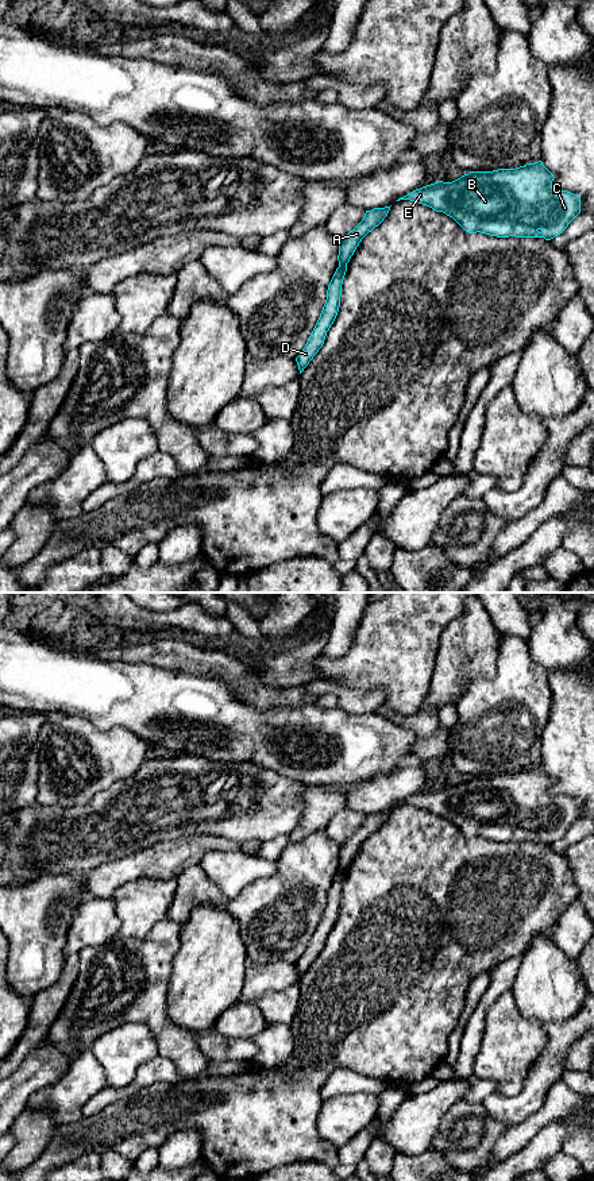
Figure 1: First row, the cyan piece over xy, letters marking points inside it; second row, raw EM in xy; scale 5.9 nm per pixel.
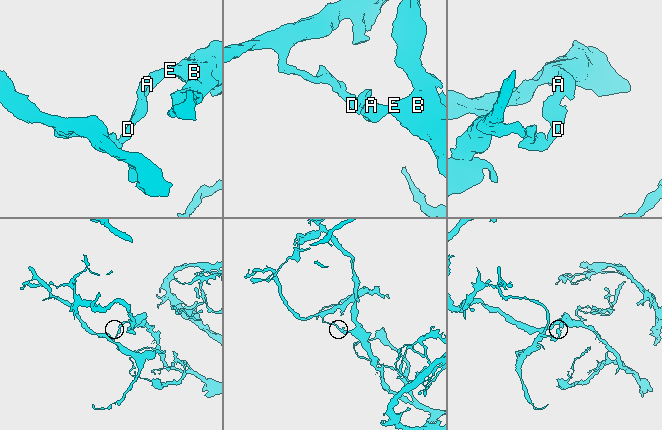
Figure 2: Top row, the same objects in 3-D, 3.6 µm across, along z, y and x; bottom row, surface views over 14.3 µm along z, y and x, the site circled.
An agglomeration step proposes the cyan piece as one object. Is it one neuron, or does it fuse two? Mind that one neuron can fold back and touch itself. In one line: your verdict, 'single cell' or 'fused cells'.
fused cells

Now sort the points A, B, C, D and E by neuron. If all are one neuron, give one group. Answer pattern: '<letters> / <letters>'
A B C E / D

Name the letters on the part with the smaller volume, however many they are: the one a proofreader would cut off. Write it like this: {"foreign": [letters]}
{"foreign": ["D"]}

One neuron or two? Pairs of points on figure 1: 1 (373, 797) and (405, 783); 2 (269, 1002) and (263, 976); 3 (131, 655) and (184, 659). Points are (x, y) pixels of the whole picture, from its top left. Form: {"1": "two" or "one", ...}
{"1": "one", "2": "two", "3": "one"}

